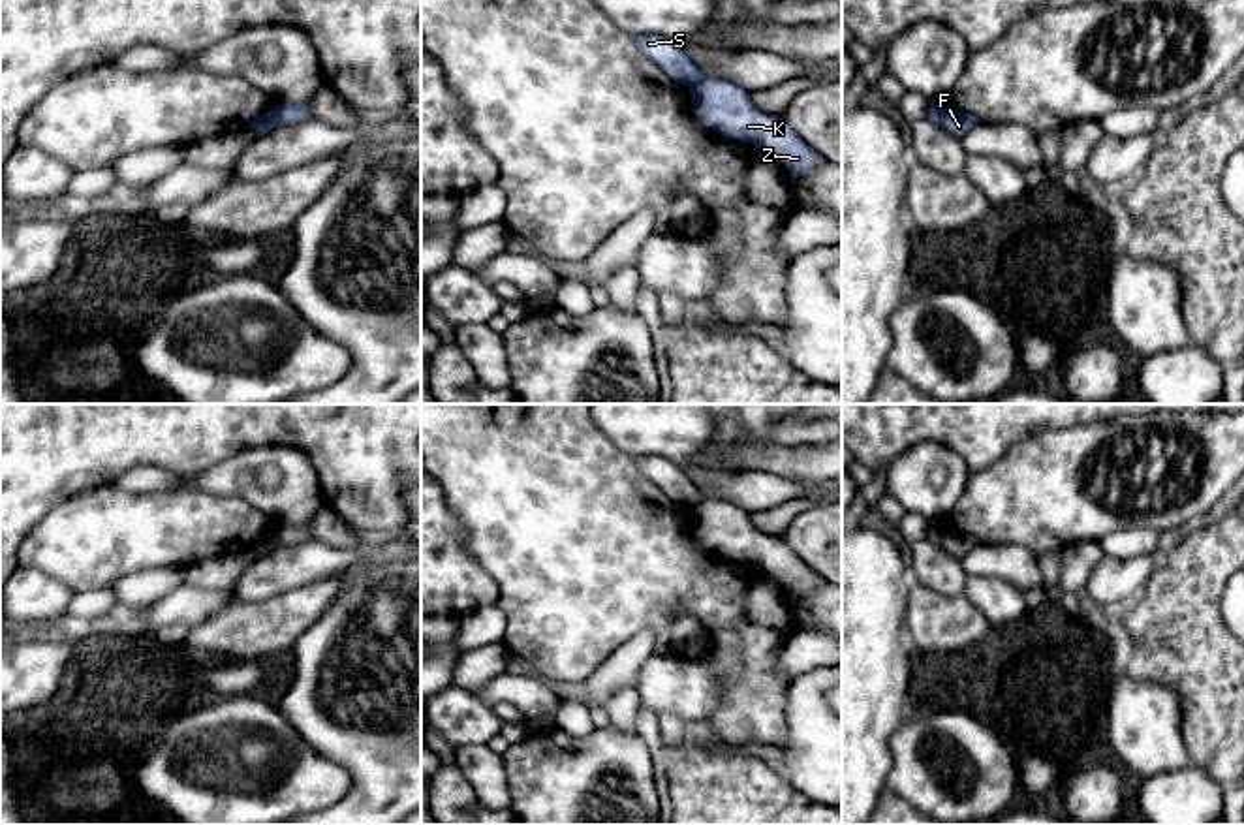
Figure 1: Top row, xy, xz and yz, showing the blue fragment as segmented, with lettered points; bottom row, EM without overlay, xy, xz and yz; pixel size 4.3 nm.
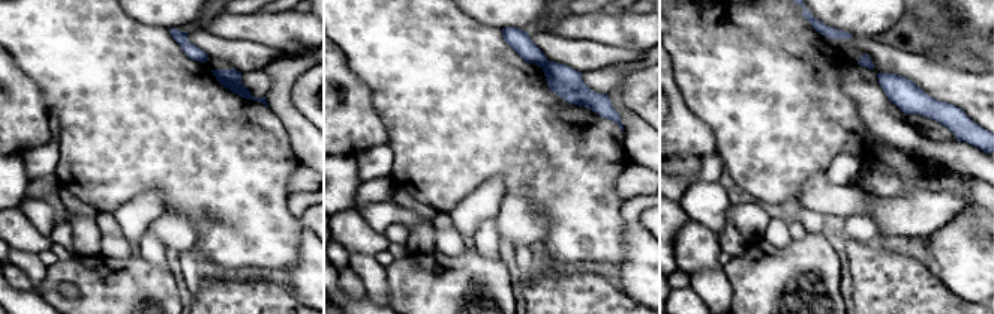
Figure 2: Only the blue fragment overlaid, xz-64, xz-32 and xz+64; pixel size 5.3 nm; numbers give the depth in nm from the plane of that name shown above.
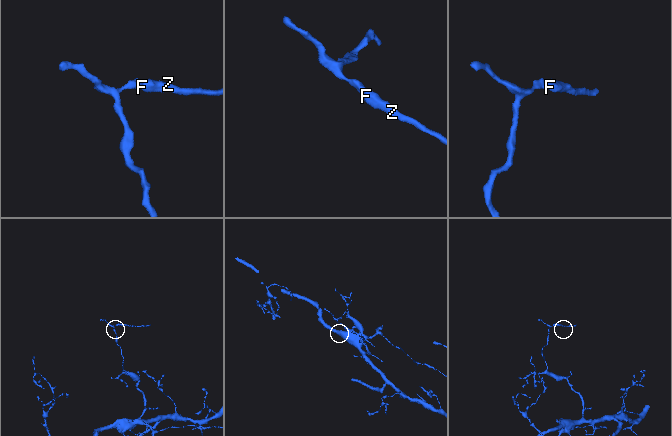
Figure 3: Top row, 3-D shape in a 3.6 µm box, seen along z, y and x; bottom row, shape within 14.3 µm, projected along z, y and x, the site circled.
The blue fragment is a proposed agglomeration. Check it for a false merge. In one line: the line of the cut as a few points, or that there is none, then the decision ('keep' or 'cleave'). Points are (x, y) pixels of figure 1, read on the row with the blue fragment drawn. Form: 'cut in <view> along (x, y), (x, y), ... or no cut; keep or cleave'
cut in xy along (277, 108), (273, 124); cleave

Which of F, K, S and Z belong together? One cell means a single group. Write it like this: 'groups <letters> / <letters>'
groups F K Z / S

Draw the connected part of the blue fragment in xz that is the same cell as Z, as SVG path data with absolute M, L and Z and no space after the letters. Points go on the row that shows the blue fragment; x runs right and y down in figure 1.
M703 77L690 86L690 94L693 113L705 126L776 156L793 177L802 177L817 165L819 154L778 115L759 111L739 85Z

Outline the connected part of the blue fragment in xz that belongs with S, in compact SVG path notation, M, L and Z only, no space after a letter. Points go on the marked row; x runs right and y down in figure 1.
M658 34L633 36L639 51L658 64L675 83L693 86L703 79L703 71L690 58L684 45Z

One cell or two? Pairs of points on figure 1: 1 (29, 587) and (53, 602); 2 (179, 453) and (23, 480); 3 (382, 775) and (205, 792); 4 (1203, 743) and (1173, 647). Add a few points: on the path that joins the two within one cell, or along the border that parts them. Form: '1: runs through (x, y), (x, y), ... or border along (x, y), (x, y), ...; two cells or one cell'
1: runs through (34, 592), (47, 600); one cell
2: runs through (139, 450), (62, 450); one cell
3: border along (316, 750), (350, 777), (350, 790), (335, 805); two cells
4: runs through (1203, 718), (1203, 677), (1197, 671); one cell

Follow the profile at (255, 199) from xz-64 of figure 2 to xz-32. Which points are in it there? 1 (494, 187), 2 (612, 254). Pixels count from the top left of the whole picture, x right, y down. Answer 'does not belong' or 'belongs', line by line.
1: does not belong
2: belongs

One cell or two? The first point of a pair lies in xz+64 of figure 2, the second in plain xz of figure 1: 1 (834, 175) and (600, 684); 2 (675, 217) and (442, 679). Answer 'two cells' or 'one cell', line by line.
1: one cell
2: one cell

